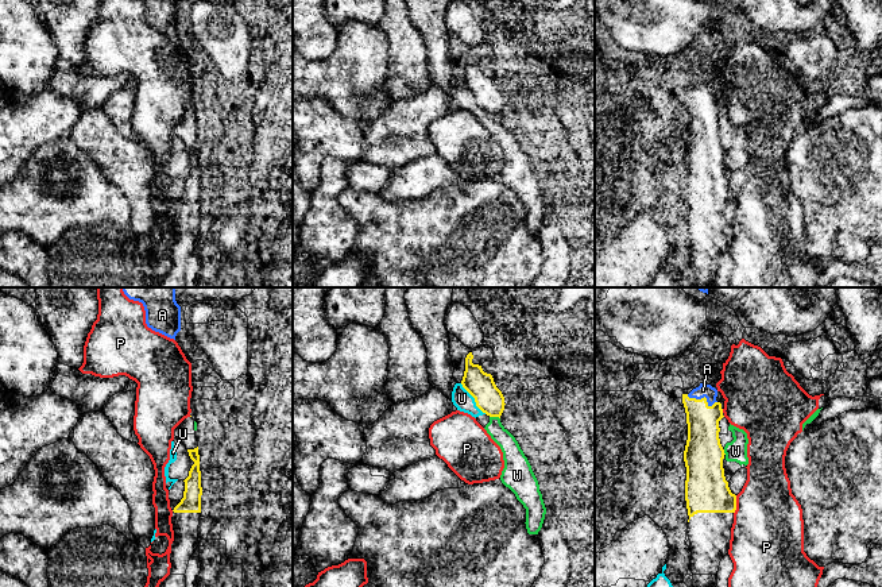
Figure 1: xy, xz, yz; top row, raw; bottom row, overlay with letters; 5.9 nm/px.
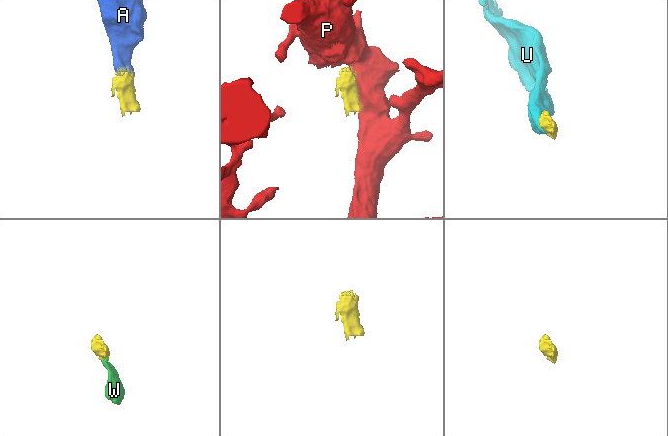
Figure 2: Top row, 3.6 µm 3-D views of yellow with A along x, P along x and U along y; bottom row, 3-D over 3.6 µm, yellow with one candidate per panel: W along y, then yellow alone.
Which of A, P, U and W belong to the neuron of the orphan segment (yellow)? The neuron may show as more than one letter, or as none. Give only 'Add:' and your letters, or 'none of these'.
Add: A

